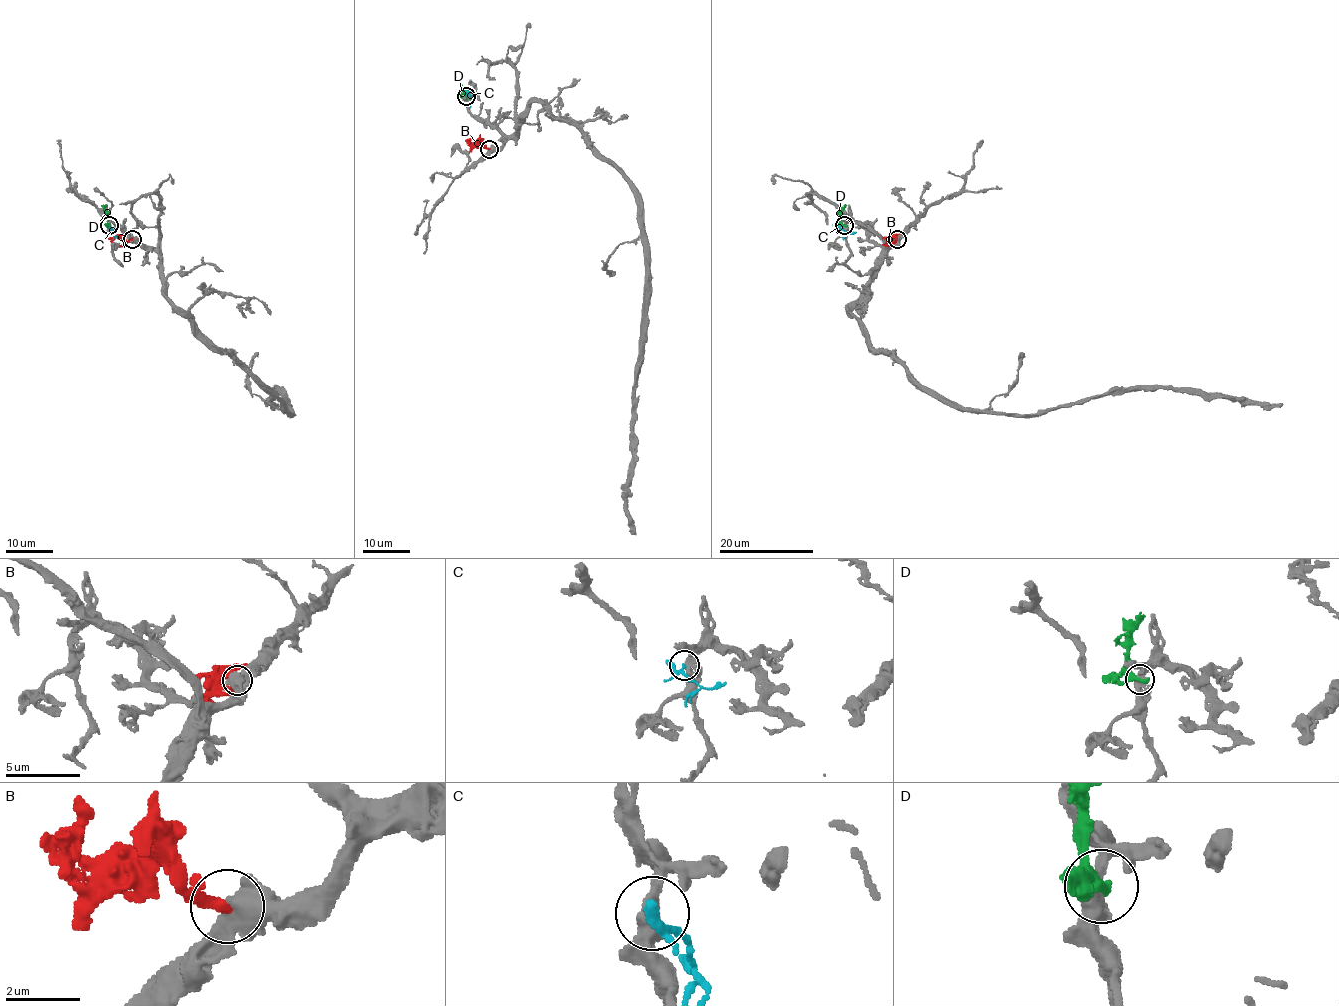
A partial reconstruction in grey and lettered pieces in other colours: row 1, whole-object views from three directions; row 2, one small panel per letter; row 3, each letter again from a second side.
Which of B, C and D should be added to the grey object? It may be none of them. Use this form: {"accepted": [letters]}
{"accepted": ["B"]}

